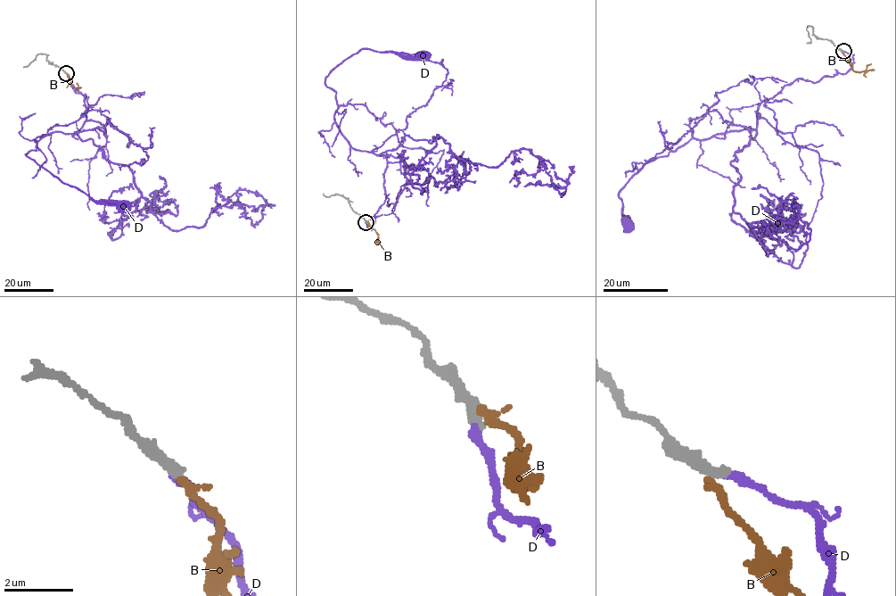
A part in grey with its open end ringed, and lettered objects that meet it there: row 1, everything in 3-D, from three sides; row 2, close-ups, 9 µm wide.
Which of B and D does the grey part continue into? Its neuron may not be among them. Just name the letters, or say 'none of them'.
D

